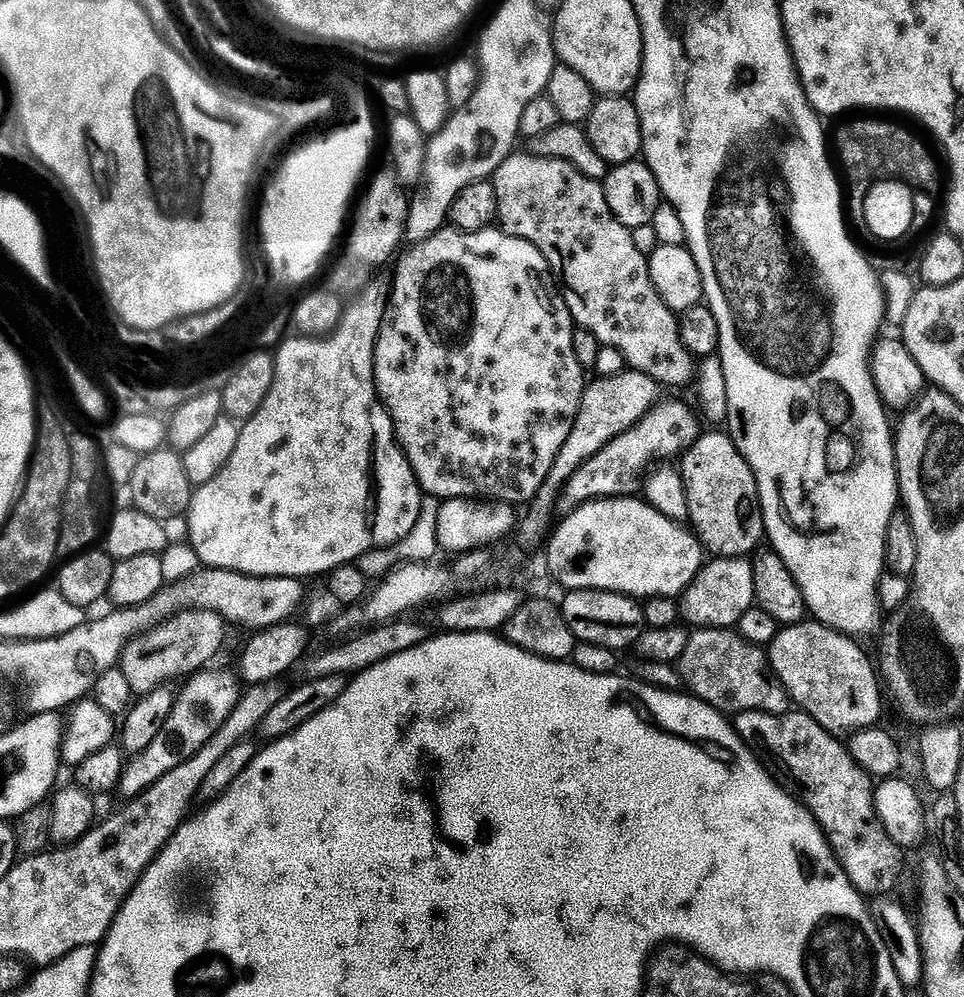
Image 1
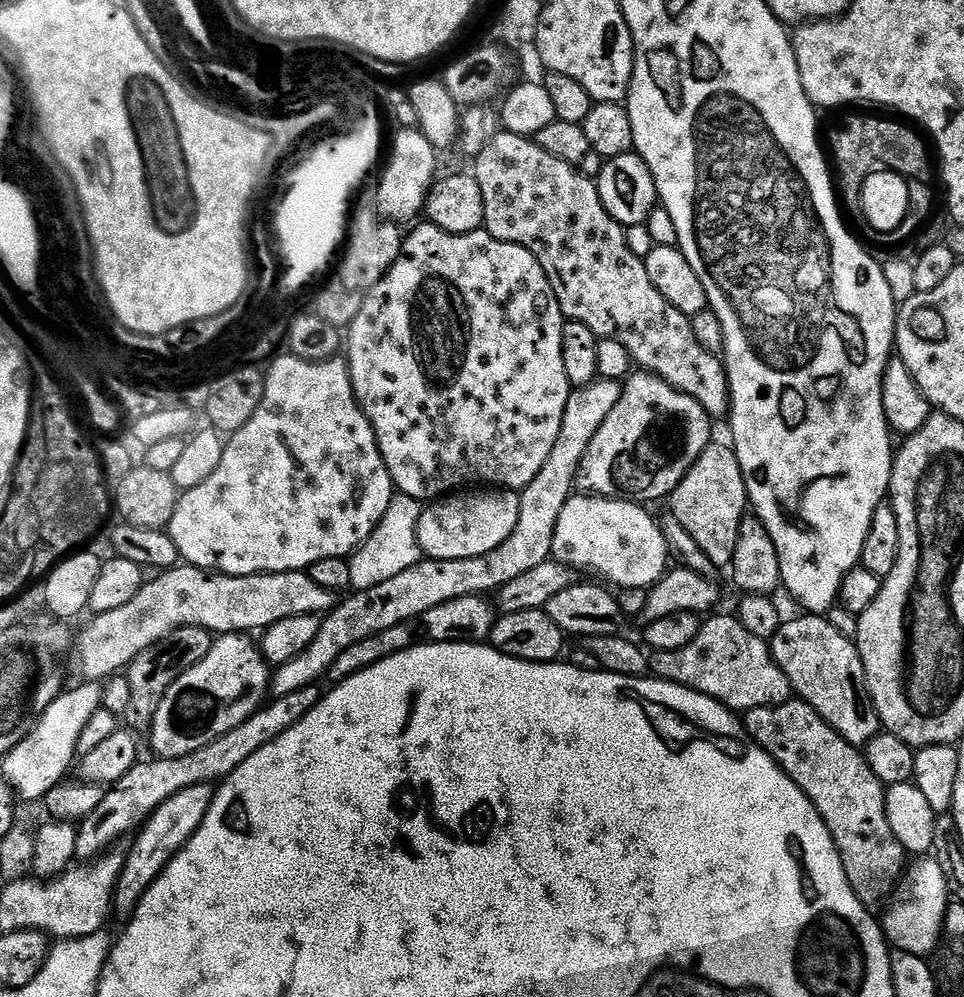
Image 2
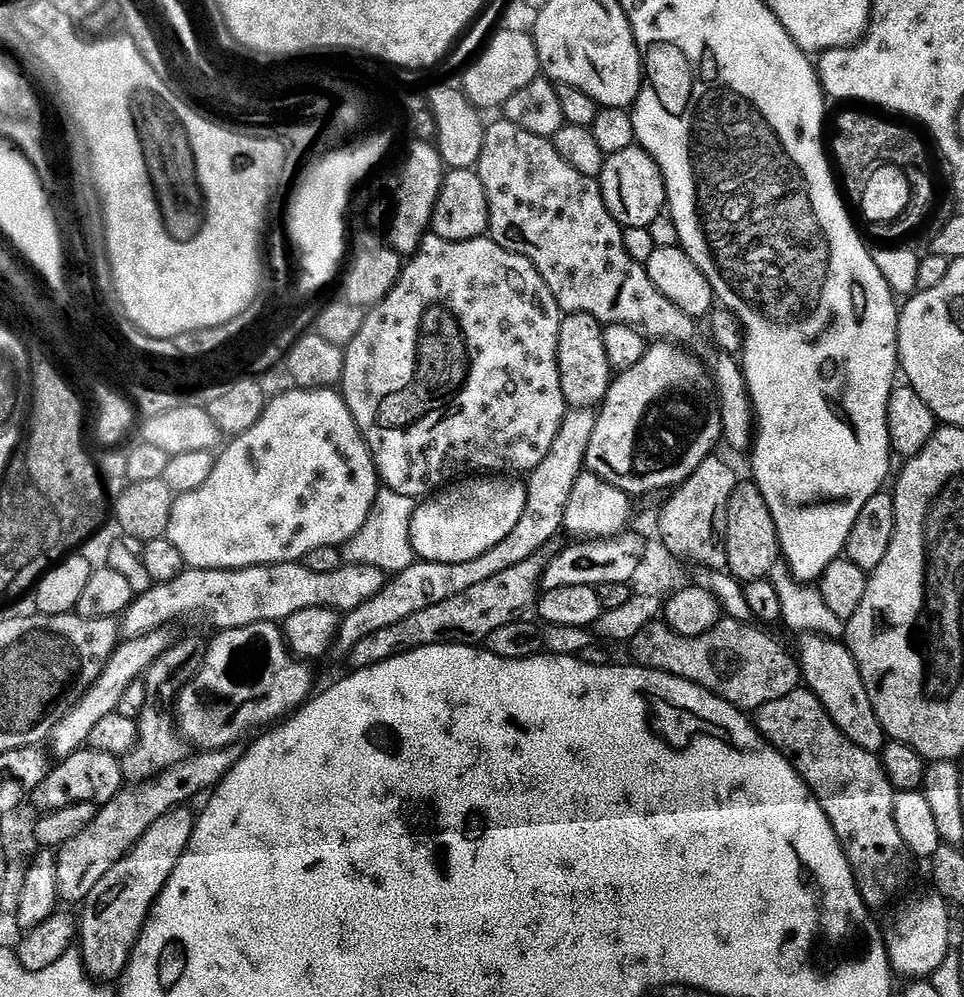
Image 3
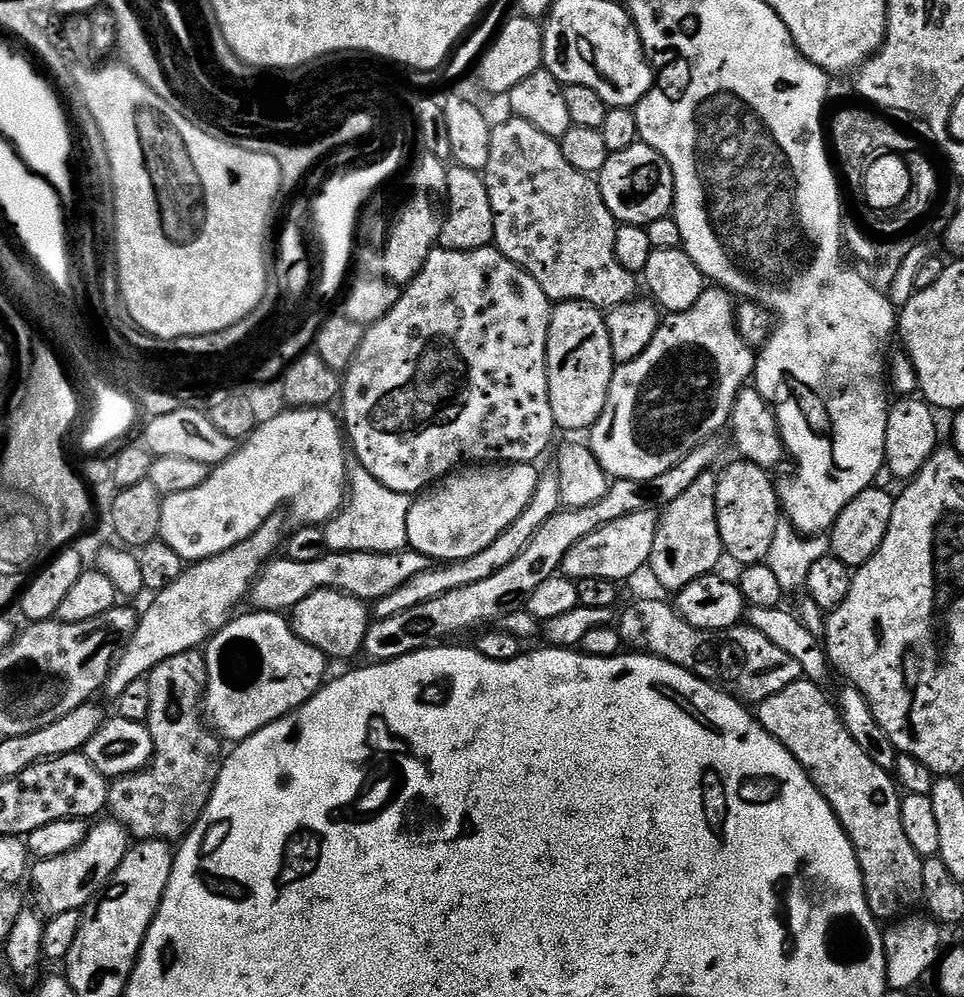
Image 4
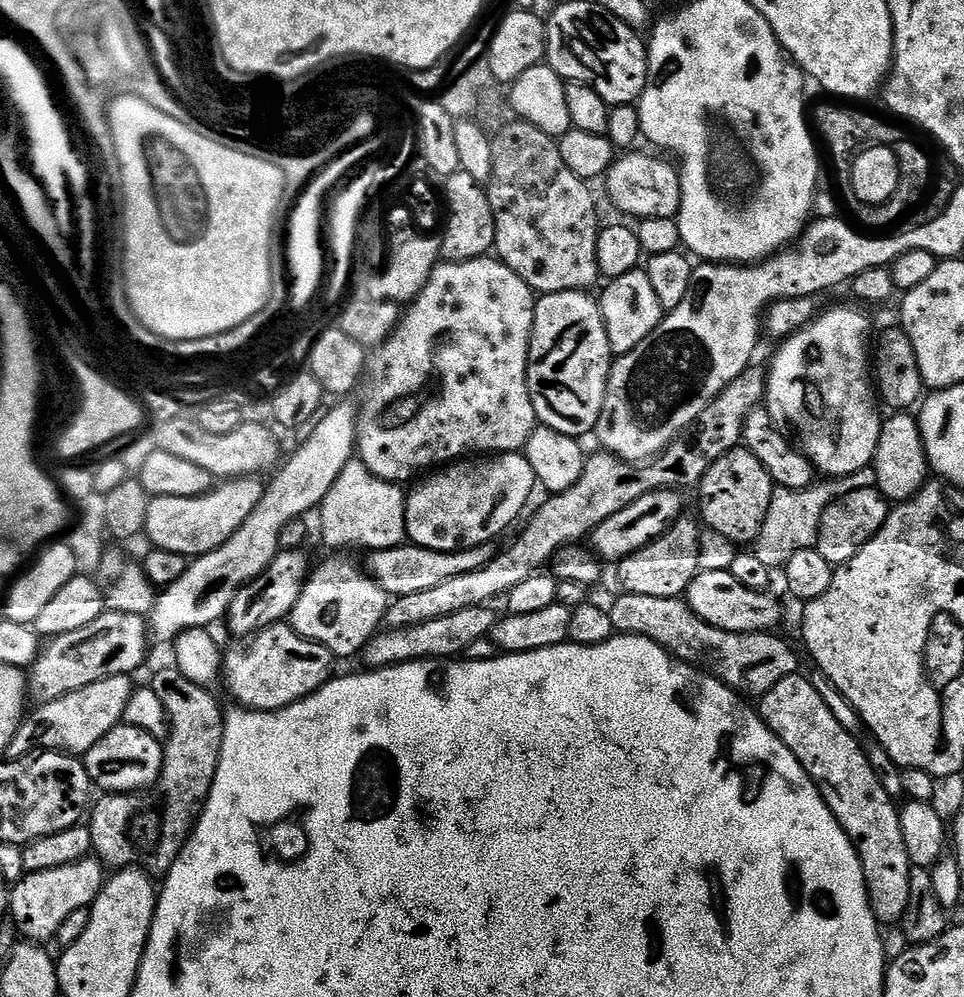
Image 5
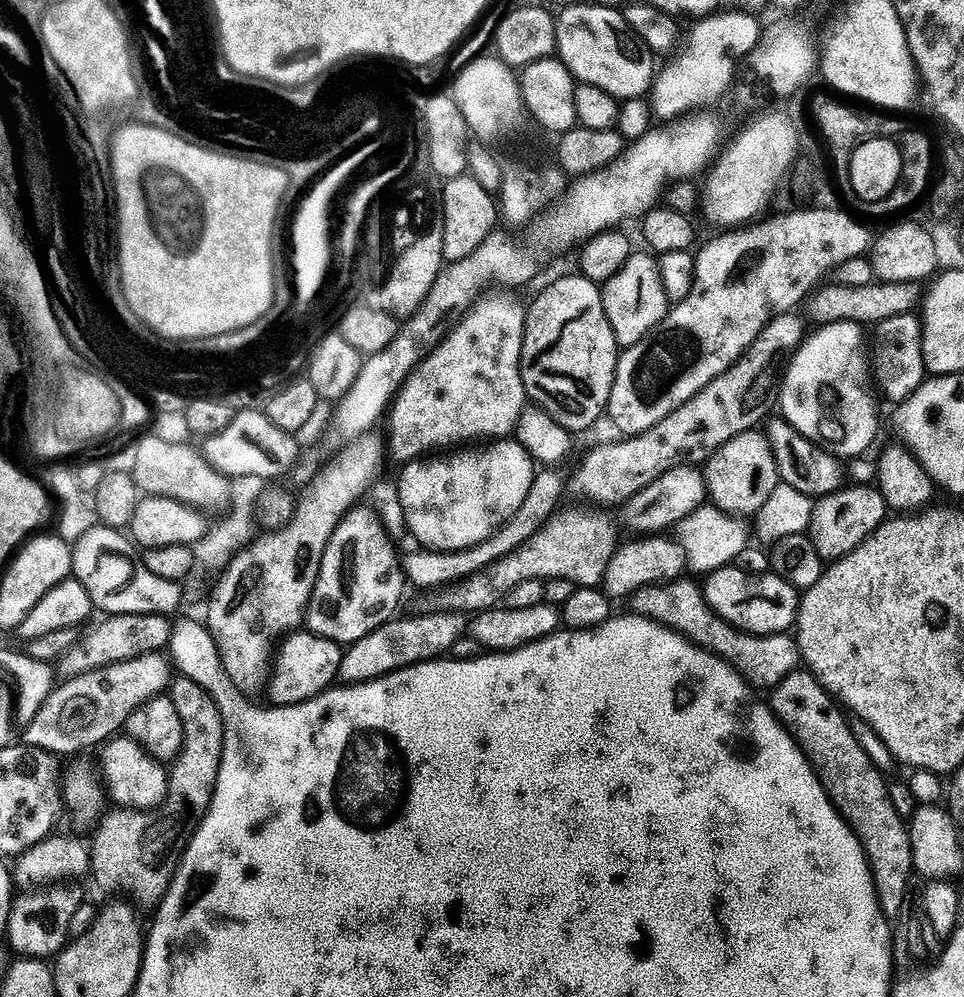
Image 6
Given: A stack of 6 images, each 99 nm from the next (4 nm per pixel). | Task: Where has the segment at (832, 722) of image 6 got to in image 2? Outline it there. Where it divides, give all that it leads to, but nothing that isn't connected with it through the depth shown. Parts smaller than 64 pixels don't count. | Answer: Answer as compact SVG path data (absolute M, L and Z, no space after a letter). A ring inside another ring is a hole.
M799 698L777 704L775 708L750 710L743 717L742 723L754 743L774 758L776 765L800 787L806 798L810 798L826 822L834 838L834 846L842 858L846 878L857 898L866 906L880 904L885 899L884 904L896 892L906 871L906 853L902 842L894 838L894 830L890 830L890 818L886 818L886 785L874 778L874 770L870 770L863 751L857 745L846 742L846 738L835 732L818 714L818 710L814 710L814 706Z

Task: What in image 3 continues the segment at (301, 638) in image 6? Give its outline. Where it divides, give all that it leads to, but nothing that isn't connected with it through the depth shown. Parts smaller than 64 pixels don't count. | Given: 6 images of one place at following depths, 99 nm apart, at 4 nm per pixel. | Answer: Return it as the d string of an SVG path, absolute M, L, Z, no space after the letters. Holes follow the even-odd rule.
M259 623L244 625L241 628L228 628L224 631L217 631L212 644L207 645L204 653L204 663L201 664L199 672L192 677L191 681L179 689L178 695L174 701L174 723L183 739L189 745L197 744L197 749L211 750L213 748L229 748L232 744L243 741L247 732L252 732L255 728L263 729L265 726L272 726L282 717L291 714L301 707L313 695L312 672L307 668L309 666L303 659L297 658L291 648L288 647L284 634L279 623Z

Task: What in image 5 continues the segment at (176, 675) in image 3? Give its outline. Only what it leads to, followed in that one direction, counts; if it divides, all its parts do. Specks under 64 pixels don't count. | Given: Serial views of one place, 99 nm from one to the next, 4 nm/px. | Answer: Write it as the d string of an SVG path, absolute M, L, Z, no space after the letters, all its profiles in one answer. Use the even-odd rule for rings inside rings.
M164 668L150 681L150 687L157 692L170 717L170 735L164 744L164 765L160 778L151 790L143 794L104 794L93 803L90 809L90 829L92 849L101 864L112 870L142 868L149 874L166 874L172 868L180 852L192 835L200 813L208 802L208 795L218 770L220 751L224 741L224 717L209 689L198 686L186 678L179 668Z

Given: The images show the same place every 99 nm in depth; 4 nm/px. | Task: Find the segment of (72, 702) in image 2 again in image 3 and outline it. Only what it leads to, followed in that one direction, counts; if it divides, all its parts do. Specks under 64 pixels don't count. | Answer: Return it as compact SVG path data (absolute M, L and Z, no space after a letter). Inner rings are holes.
M159 630L148 635L125 639L117 647L116 653L104 667L100 677L90 686L88 693L60 719L58 726L53 730L50 742L53 743L52 748L57 752L57 757L63 758L74 754L79 748L88 744L94 726L98 726L98 722L102 722L102 718L111 716L117 711L126 688L131 683L139 681L148 671L148 667L170 647L170 639L168 640L166 633L168 632Z

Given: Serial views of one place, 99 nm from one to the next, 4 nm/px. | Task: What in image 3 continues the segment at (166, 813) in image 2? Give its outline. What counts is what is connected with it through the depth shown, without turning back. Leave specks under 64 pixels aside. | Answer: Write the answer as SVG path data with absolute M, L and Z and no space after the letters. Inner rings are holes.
M177 806L154 822L138 838L138 842L94 886L82 905L84 913L78 916L78 951L84 960L84 969L93 981L119 981L132 957L132 951L140 940L144 924L152 915L152 908L162 890L170 882L182 854L188 848L197 817L191 807Z

